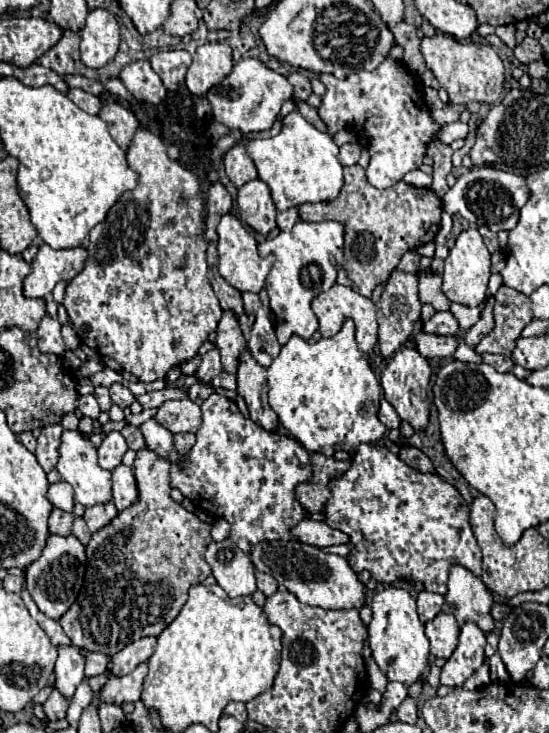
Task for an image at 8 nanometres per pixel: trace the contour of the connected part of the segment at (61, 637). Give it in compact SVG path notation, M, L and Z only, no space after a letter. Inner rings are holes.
M40 610L34 612L34 618L36 618L36 622L40 624L40 628L48 634L48 638L52 640L54 646L70 646L70 638L64 634L62 626L60 626L56 620L44 616Z

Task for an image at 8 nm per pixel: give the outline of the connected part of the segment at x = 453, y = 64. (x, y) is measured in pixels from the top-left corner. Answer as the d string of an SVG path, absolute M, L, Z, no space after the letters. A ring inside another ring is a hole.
M438 32L430 38L428 36L422 38L422 54L424 54L426 66L432 70L440 86L448 92L450 102L494 104L500 100L500 94L504 90L504 64L490 44L458 42L454 36Z

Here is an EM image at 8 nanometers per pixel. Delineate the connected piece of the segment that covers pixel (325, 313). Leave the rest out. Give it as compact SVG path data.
M334 284L328 292L322 292L322 294L318 294L318 296L312 300L312 310L314 310L314 314L316 314L318 320L320 320L320 328L318 328L318 330L320 330L320 334L322 334L324 338L334 336L334 334L342 328L344 320L346 320L346 318L352 318L354 324L356 324L356 342L358 342L358 348L360 348L364 354L372 356L374 344L376 344L376 334L378 334L378 322L376 322L376 306L374 306L374 302L372 302L370 298L360 296L356 290L352 290L352 288L348 288L348 286Z

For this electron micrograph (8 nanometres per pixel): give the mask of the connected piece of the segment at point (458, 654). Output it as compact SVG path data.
M474 622L462 624L460 642L454 654L442 666L440 684L448 688L462 686L472 676L472 672L482 666L484 646L486 646L486 634L476 624Z

